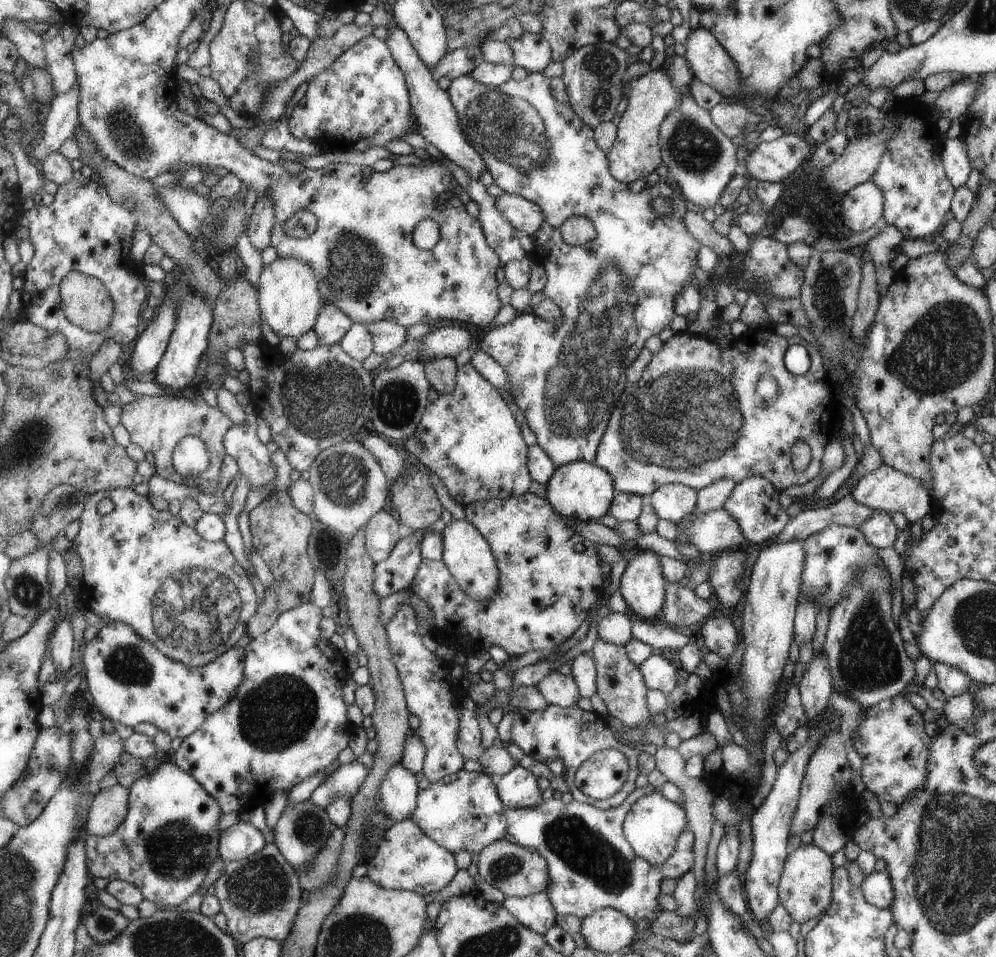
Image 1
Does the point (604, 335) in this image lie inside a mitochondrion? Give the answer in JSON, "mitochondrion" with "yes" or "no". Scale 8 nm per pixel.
{"mitochondrion":"yes"}

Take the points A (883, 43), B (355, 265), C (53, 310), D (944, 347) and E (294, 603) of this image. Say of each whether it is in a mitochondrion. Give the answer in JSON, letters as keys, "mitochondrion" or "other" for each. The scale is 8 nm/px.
{"A":"other","B":"mitochondrion","C":"other","D":"mitochondrion","E":"other"}

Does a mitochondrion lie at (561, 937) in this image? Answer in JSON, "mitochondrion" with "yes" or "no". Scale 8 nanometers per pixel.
{"mitochondrion":"no"}

